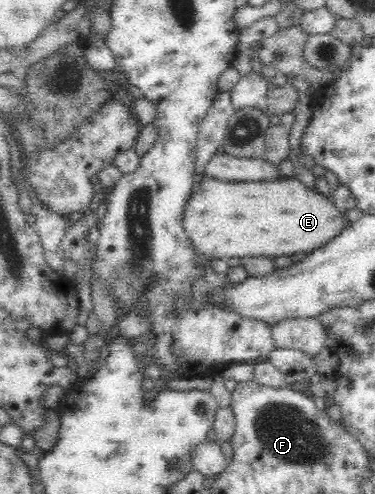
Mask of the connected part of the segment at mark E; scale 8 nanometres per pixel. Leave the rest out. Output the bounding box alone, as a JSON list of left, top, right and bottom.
[182,176,349,259]

